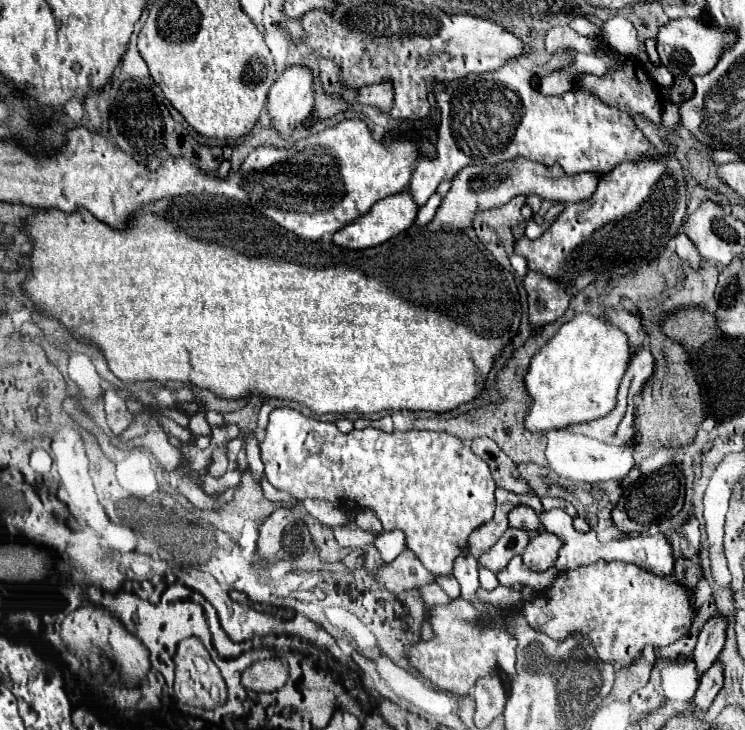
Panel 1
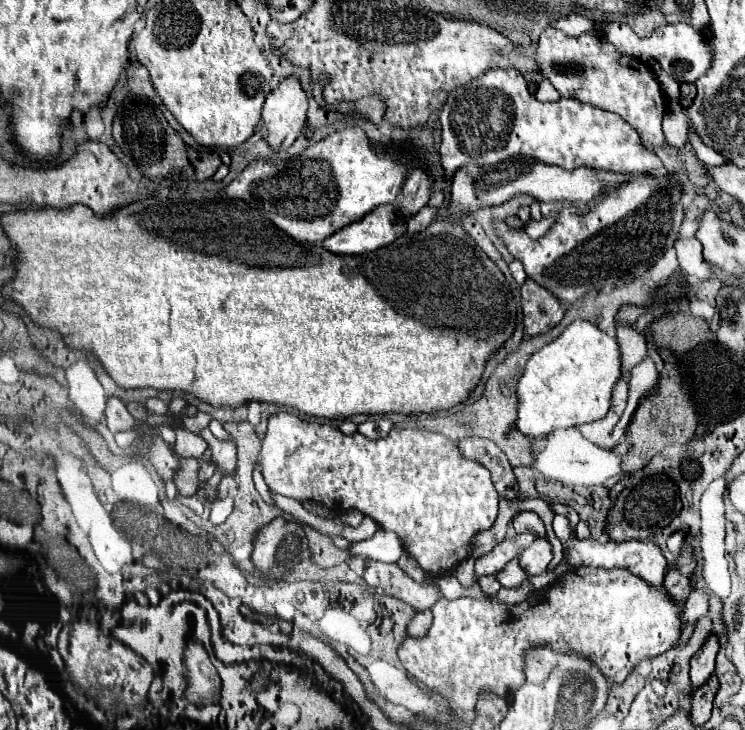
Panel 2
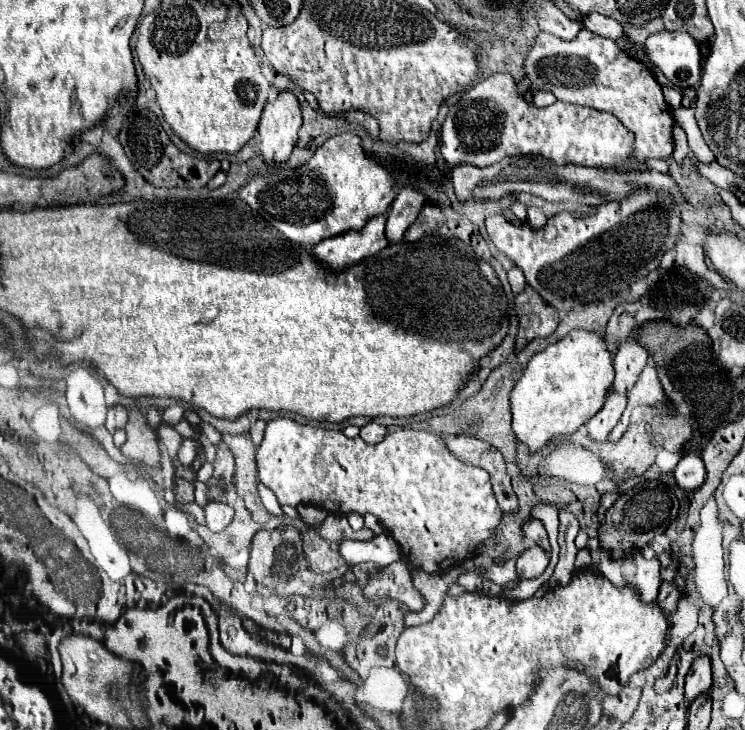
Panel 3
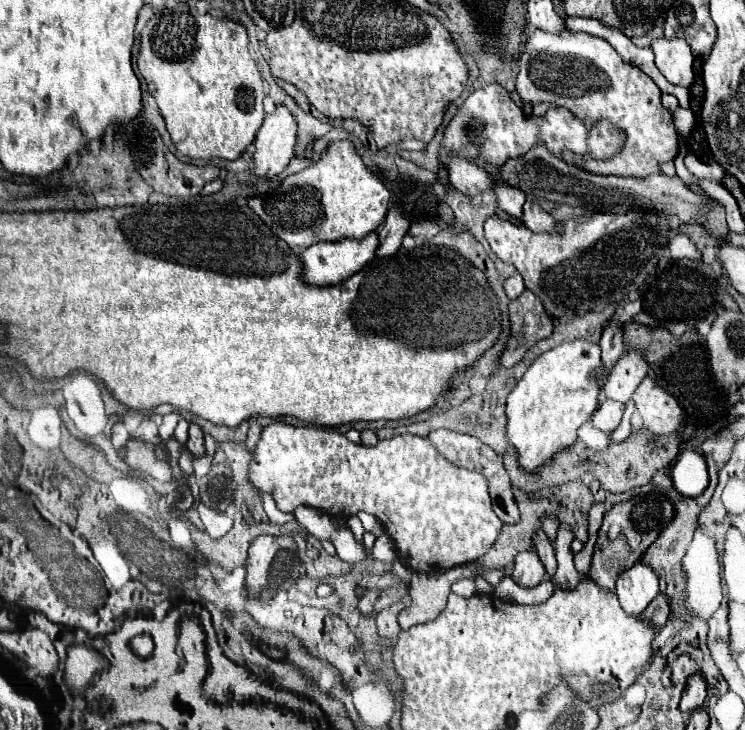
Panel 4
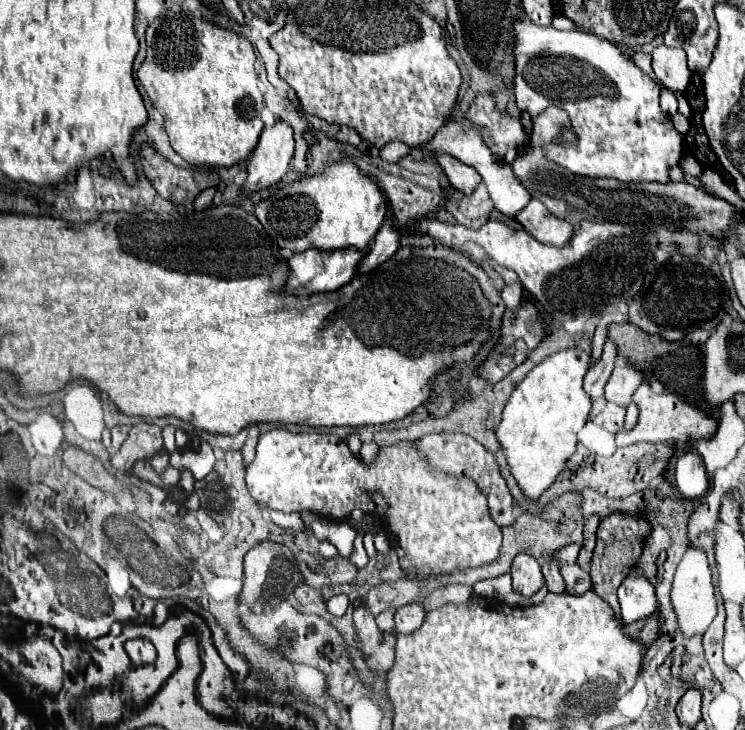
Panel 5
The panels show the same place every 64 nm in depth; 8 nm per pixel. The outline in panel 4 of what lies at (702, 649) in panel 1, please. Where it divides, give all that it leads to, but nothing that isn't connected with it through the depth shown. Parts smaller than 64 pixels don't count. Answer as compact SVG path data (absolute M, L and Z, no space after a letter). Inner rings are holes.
M700 672L692 674L688 678L686 688L684 688L684 694L682 694L682 700L680 700L680 710L690 714L694 708L704 706L704 702L706 702L706 688L708 688L708 684L706 684L704 676Z

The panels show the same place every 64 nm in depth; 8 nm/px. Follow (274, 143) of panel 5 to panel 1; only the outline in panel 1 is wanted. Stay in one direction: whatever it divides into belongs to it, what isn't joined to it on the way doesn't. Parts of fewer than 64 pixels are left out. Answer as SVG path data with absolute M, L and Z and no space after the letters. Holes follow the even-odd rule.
M294 64L286 68L268 92L270 118L284 138L302 124L314 106L314 74L310 68Z

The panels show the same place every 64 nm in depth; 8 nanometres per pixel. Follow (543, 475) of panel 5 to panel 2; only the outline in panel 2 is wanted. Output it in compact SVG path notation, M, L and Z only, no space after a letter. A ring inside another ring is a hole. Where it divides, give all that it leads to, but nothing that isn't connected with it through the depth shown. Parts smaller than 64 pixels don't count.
M574 320L566 330L532 354L518 382L518 420L524 436L546 436L556 428L572 428L606 416L612 390L622 376L622 354L616 336L608 336L590 320Z

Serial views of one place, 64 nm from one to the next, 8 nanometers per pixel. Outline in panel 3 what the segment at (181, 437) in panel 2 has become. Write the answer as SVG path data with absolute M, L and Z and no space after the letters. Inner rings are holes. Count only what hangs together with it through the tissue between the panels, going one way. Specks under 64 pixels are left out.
M193 438L182 440L181 446L178 450L178 460L183 466L188 468L191 467L191 464L196 458L197 449L199 446L200 443Z

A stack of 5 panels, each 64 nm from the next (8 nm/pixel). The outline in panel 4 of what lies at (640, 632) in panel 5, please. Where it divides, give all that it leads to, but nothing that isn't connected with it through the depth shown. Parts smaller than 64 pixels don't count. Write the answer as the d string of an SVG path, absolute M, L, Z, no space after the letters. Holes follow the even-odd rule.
M658 594L654 598L654 602L648 606L646 612L642 612L644 618L648 618L648 622L652 622L656 628L662 628L670 616L670 602L668 602L668 596L666 594Z

